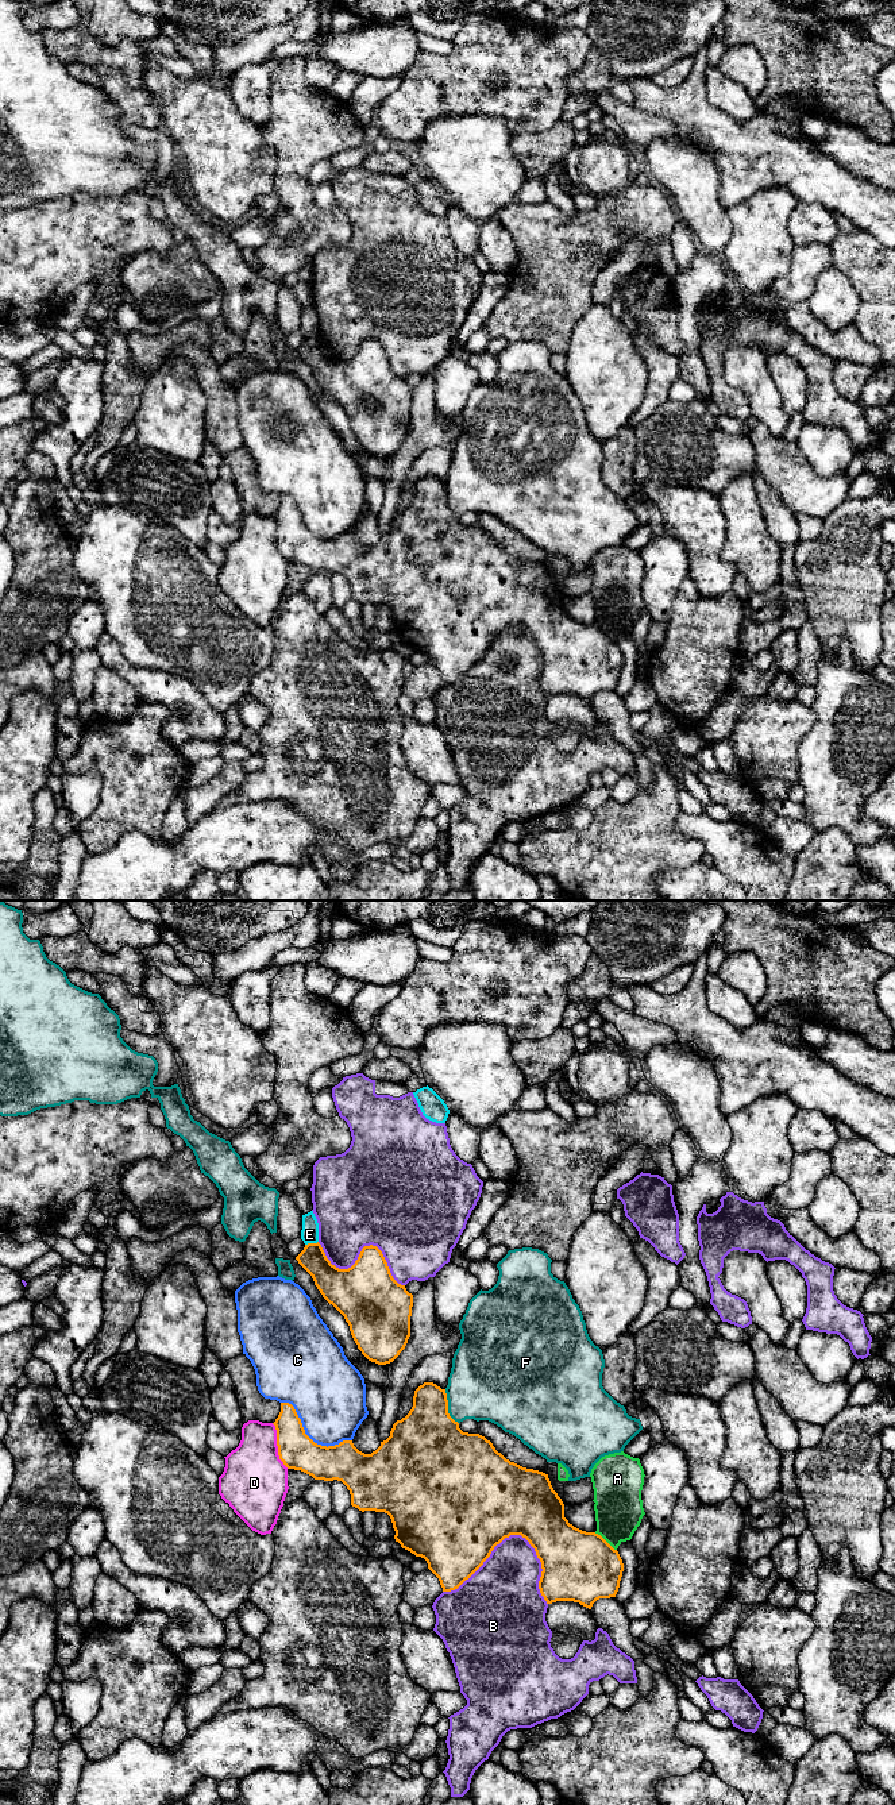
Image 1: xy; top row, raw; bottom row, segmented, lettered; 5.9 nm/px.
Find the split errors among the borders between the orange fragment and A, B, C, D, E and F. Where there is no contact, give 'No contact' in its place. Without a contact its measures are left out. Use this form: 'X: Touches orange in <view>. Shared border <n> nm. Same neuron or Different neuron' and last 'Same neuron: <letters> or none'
A: Touches orange in xy. Shared border 170 nm. Different neuron
B: Touches orange in xy. Shared border 650 nm. Different neuron
C: Touches orange in xy. Shared border 480 nm. Different neuron
D: Touches orange in xy. Shared border 280 nm. Different neuron
E: Touches orange in xy. Shared border 80 nm. Different neuron
F: Touches orange in xy. Shared border 220 nm. Different neuron
Same neuron: none

